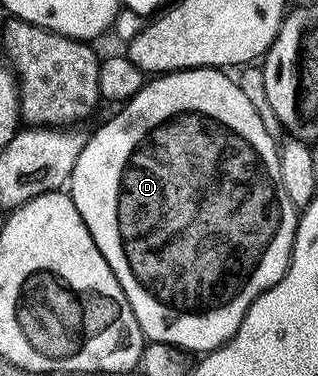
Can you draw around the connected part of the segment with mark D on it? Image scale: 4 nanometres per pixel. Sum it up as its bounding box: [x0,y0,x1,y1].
[68,68,300,354]

